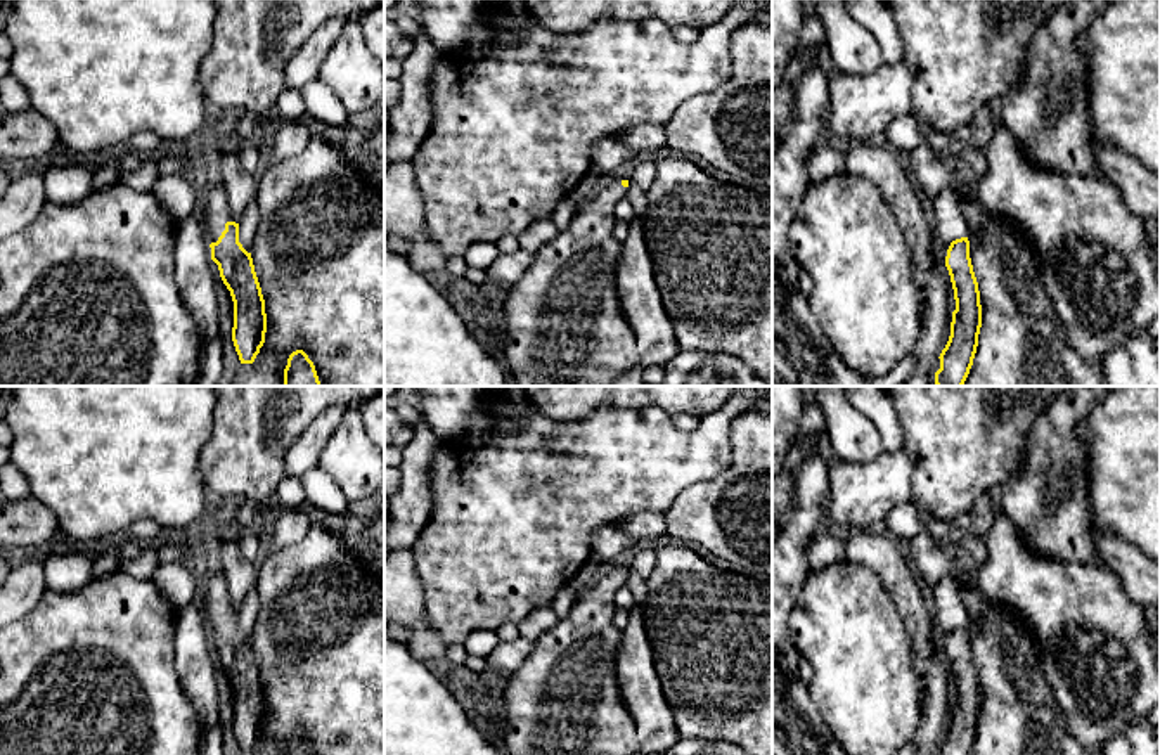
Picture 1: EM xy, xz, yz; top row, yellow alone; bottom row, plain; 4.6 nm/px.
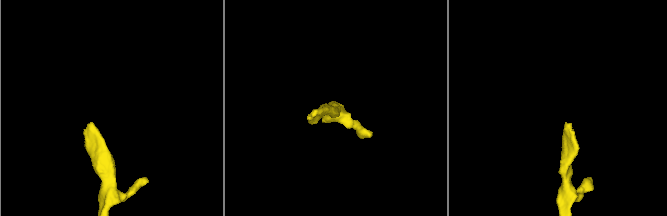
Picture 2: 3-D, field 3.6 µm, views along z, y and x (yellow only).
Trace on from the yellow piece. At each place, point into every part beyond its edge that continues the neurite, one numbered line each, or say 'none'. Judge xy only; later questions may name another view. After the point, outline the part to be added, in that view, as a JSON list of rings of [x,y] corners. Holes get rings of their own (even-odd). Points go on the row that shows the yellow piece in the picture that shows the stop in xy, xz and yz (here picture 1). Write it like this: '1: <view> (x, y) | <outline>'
1: xy (215, 212) | [[[208,177],[201,184],[201,204],[199,215],[204,222],[206,236],[209,244],[216,242],[225,223],[232,222],[232,213],[229,208],[229,197],[225,187],[215,178]]]

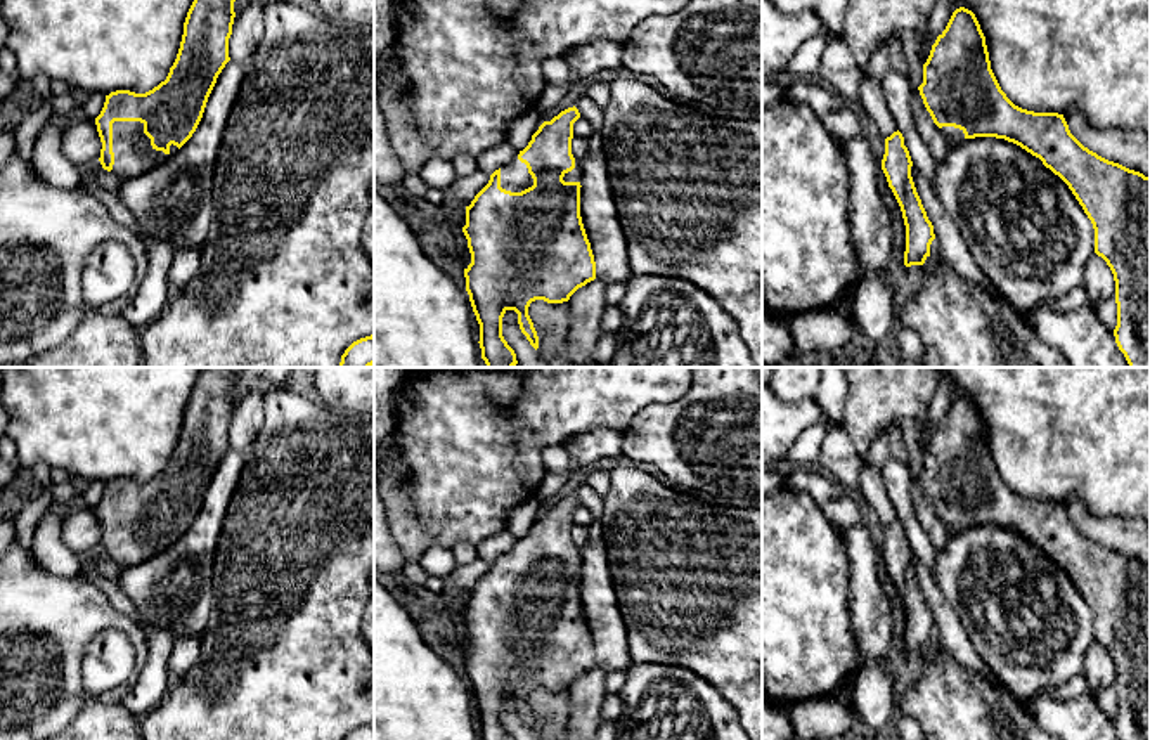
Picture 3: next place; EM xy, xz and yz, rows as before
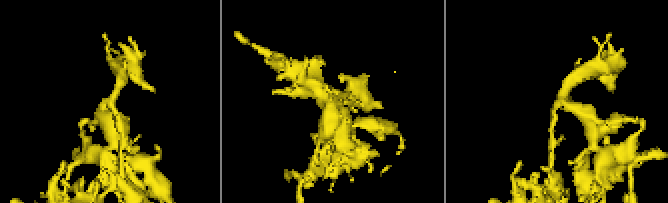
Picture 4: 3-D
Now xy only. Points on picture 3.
1: xy (134, 155) | [[[140,121],[113,123],[113,153],[114,165],[111,173],[121,182],[149,172],[166,158],[163,151],[156,151],[151,146]]]

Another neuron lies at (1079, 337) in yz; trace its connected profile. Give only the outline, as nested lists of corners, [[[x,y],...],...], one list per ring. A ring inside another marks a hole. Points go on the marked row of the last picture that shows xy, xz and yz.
[[[1048,305],[1029,310],[1039,340],[1056,348],[1072,367],[1129,367],[1110,331],[1089,305],[1058,312]]]

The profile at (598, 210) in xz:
[[[601,132],[589,137],[580,185],[580,217],[594,255],[596,277],[606,286],[627,282],[632,277],[627,237],[613,199]]]

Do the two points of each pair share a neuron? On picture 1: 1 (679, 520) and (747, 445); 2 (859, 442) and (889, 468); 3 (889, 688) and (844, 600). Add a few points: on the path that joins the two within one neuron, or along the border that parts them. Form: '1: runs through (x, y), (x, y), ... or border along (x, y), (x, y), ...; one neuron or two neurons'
1: runs through (698, 506), (740, 464); one neuron
2: border along (885, 451), (864, 463), (844, 463), (838, 459); two neurons
3: runs through (866, 665), (854, 634), (844, 622); one neuron

